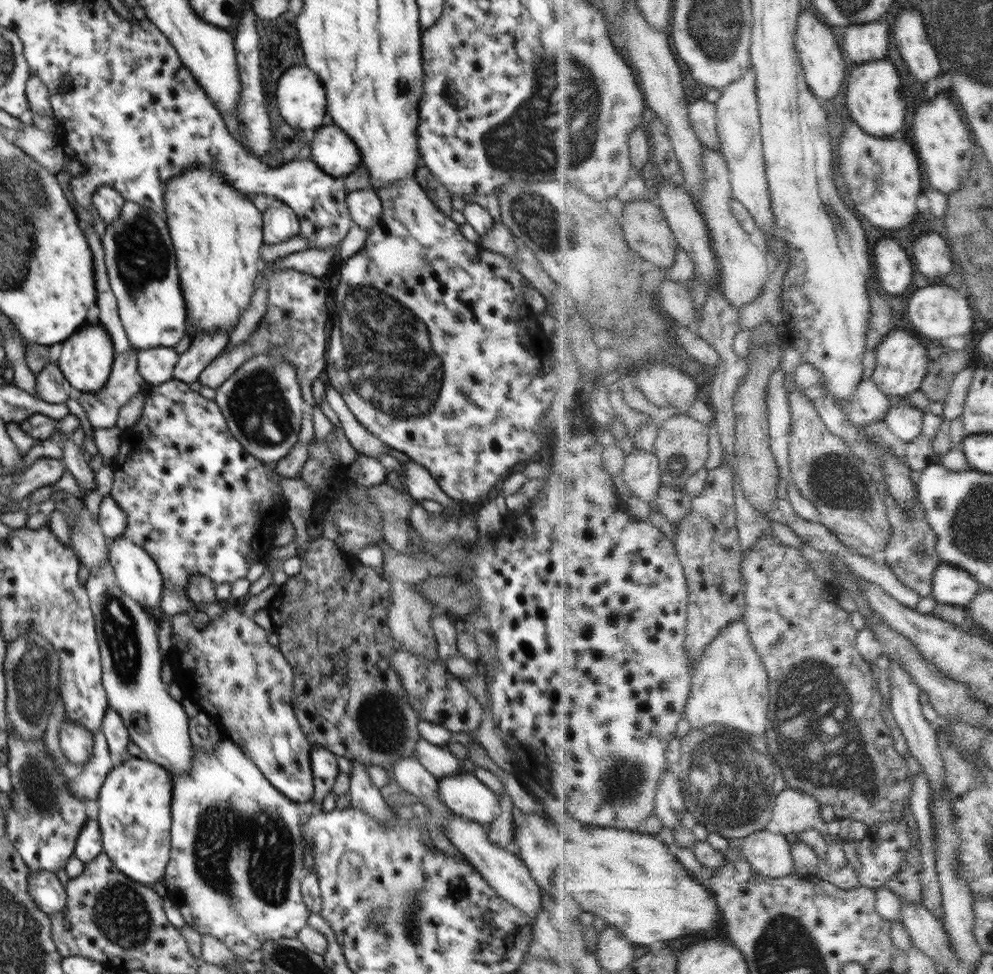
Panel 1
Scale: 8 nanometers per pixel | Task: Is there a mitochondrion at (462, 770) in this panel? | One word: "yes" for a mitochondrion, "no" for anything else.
no

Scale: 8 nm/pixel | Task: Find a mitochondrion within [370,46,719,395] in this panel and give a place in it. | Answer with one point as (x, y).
(539, 136)

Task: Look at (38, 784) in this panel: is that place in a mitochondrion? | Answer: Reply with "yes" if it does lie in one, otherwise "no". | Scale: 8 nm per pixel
yes

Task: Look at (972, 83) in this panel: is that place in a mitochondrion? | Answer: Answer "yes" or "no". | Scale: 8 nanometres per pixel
yes

